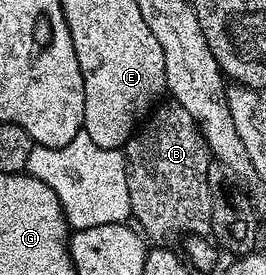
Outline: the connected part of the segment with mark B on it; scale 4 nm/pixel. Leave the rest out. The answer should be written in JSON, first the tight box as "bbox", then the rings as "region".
{"bbox":[124,100,212,245],"region":[[[163,100],[147,119],[124,146],[131,218],[137,219],[139,230],[156,245],[171,244],[179,235],[203,236],[210,227],[208,173],[212,154],[208,143],[193,117],[176,100]]]}

